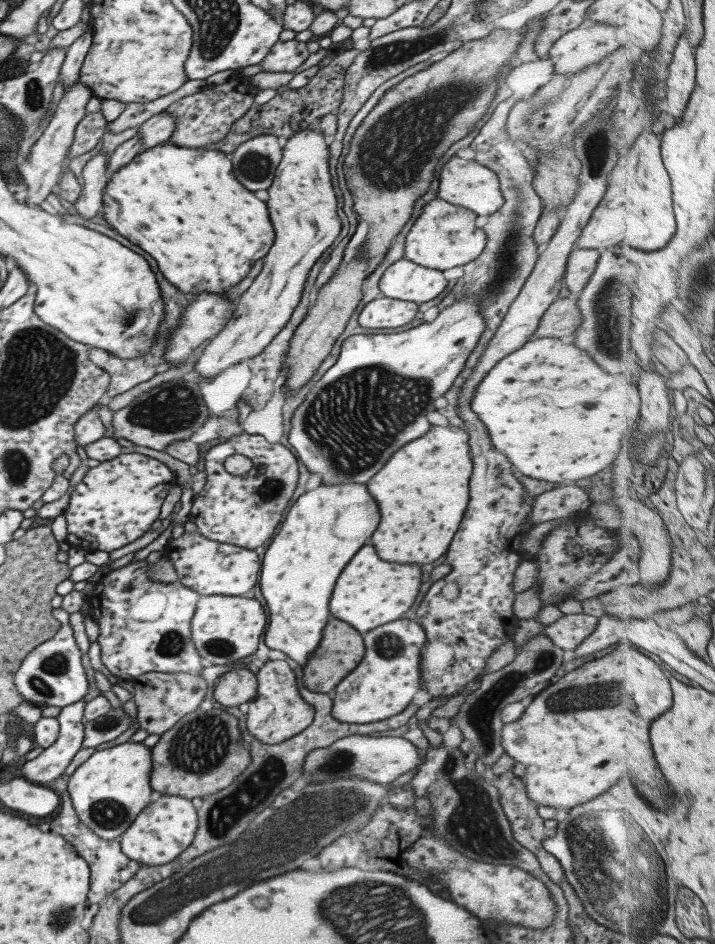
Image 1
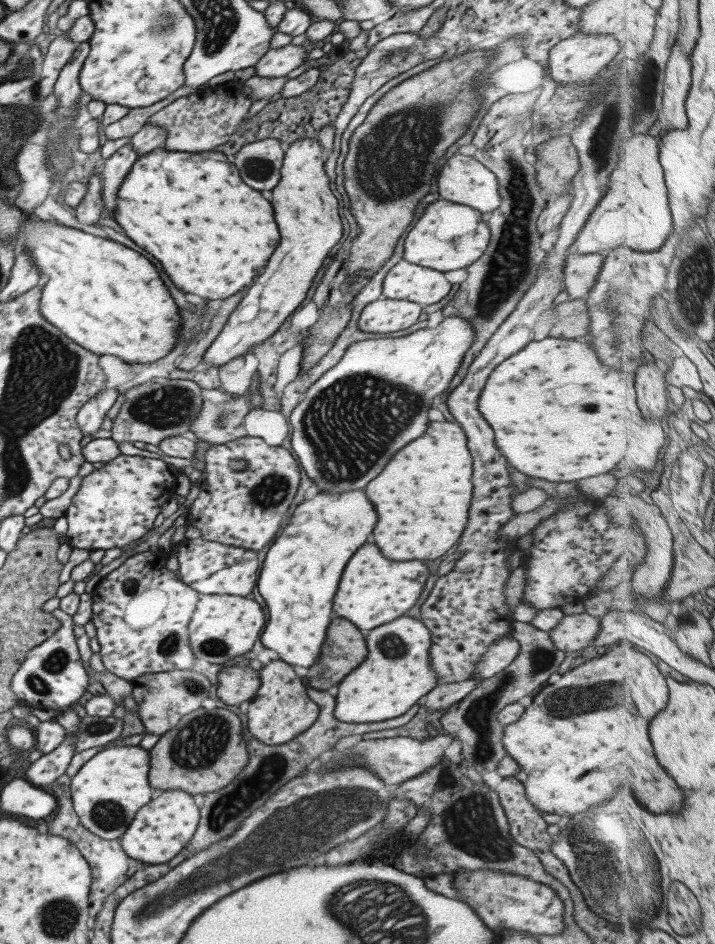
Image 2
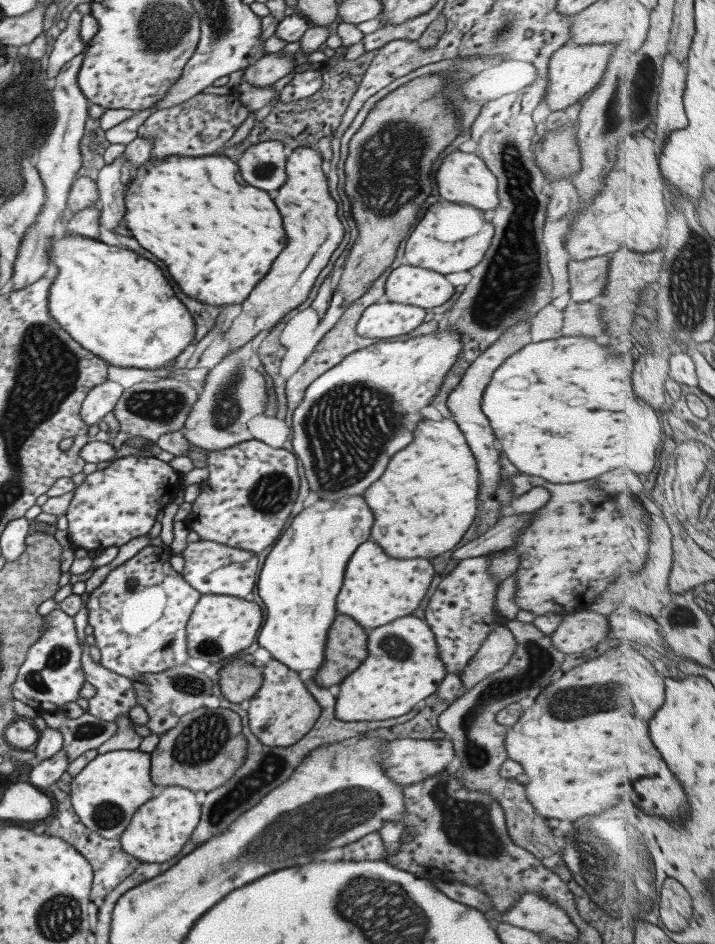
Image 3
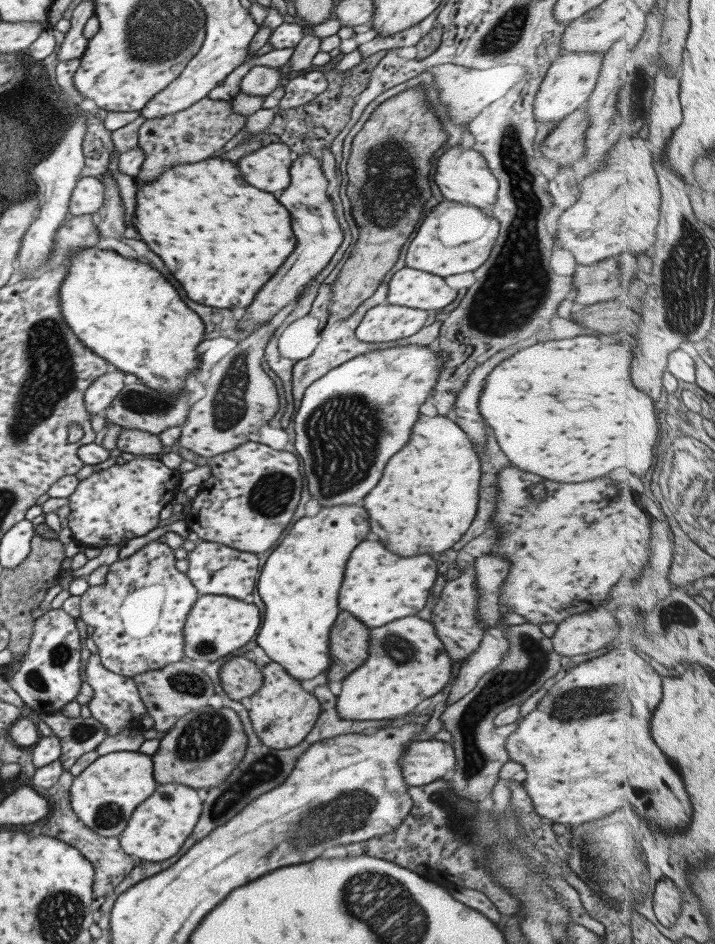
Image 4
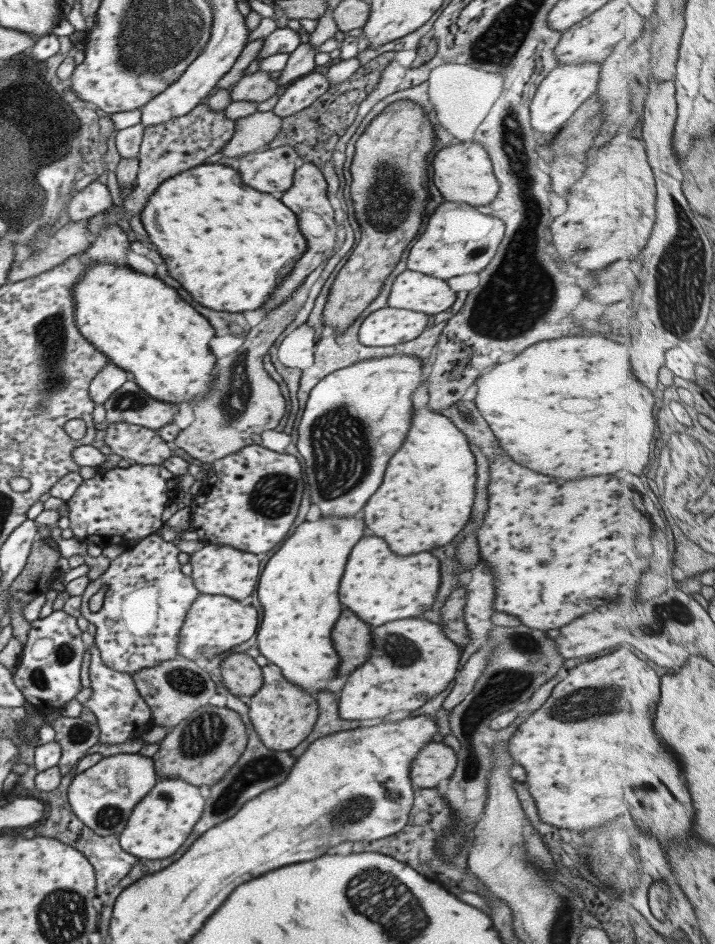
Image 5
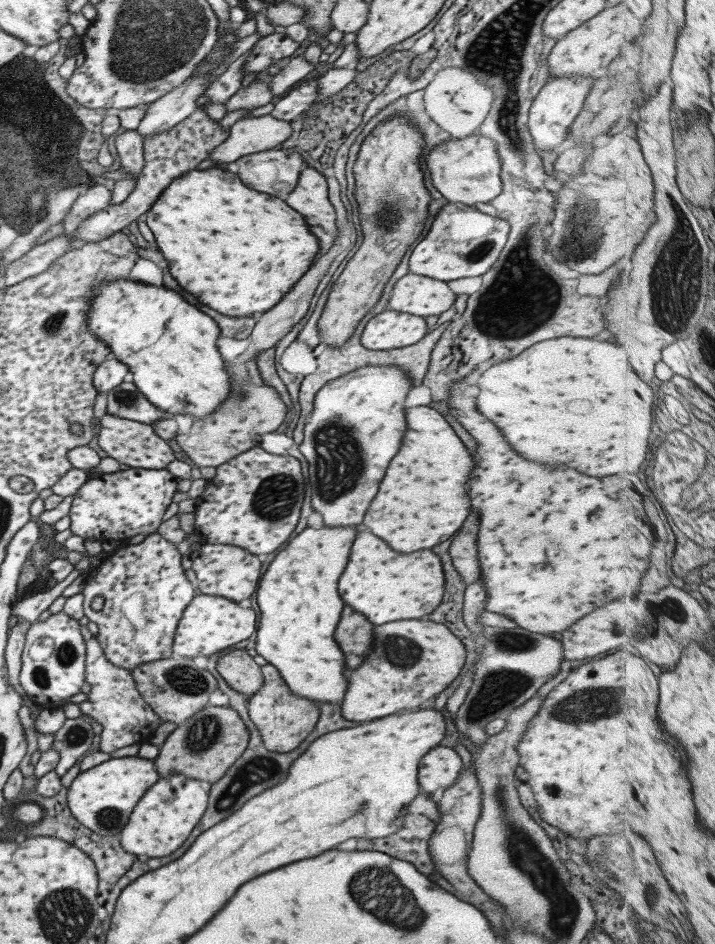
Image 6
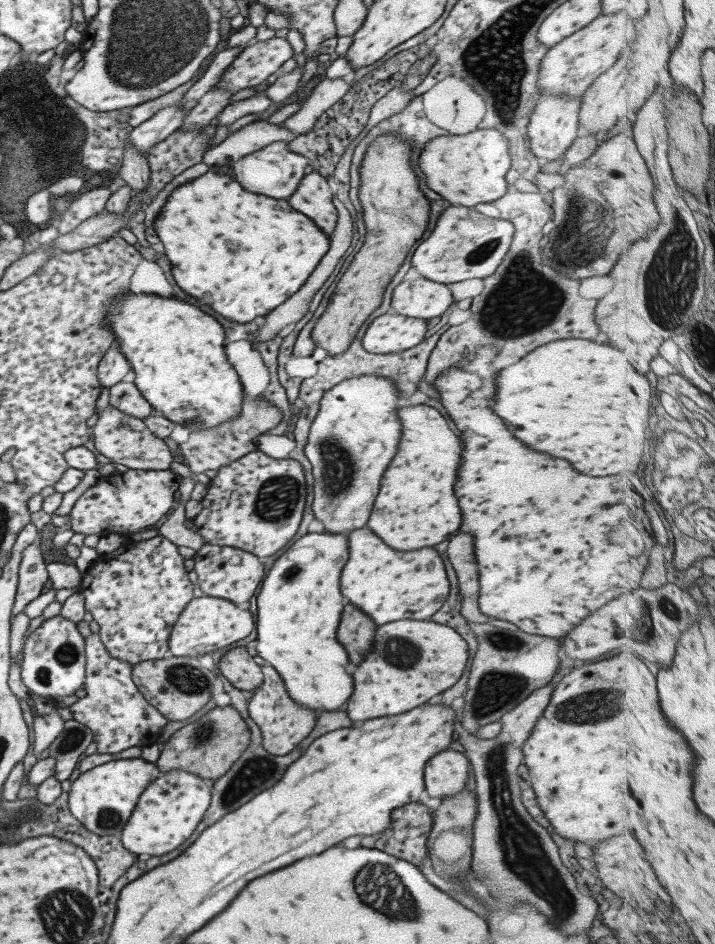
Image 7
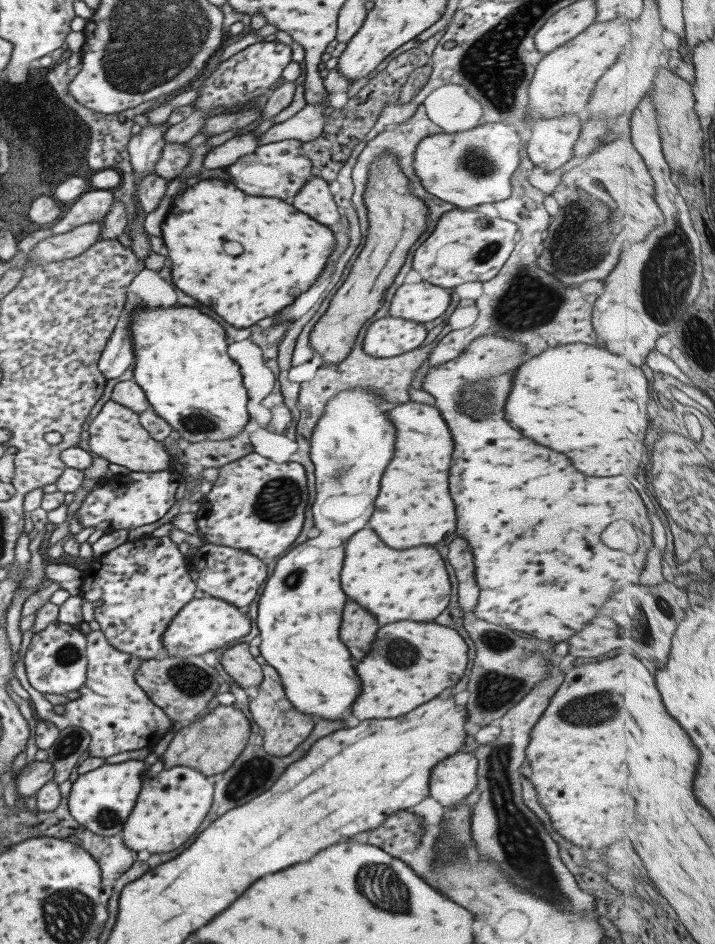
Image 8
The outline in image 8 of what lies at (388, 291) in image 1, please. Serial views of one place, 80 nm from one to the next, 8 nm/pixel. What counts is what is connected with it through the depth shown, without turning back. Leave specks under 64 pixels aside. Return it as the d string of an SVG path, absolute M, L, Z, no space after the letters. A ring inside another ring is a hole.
M428 282L403 283L393 291L388 314L409 322L432 321L442 316L450 301L450 292L446 288Z

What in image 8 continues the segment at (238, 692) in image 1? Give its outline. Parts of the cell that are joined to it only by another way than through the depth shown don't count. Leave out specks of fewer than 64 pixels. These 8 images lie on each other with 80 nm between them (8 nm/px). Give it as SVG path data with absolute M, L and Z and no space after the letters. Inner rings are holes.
M238 643L224 650L218 662L220 671L226 672L239 688L259 686L262 668L247 649L247 643Z

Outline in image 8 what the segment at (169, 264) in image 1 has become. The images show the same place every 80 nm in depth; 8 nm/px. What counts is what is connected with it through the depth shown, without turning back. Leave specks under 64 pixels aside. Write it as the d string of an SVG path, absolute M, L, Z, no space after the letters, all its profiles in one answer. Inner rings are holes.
M205 178L192 182L193 185L182 190L170 202L167 214L160 223L162 244L167 249L166 258L172 264L169 281L173 286L201 304L211 306L213 312L229 326L247 328L261 318L277 314L319 276L329 250L335 246L333 234L325 226L277 198L247 196L221 179ZM229 240L239 242L243 252L237 256L225 254L223 242Z

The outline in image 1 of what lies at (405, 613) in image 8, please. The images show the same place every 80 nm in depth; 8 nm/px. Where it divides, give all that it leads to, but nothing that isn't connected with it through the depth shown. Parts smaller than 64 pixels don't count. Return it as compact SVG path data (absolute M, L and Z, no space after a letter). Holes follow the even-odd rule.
M361 546L335 582L329 600L329 614L351 624L357 632L367 632L375 626L397 620L405 610L411 608L421 582L419 578L419 568L415 564L383 562L377 558L373 546Z

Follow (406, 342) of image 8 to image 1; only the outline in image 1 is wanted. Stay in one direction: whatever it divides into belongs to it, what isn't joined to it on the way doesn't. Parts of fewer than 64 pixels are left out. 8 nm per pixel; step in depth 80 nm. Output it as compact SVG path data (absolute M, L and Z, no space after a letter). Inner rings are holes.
M379 296L366 302L358 315L359 326L370 333L381 329L399 328L415 318L417 303Z

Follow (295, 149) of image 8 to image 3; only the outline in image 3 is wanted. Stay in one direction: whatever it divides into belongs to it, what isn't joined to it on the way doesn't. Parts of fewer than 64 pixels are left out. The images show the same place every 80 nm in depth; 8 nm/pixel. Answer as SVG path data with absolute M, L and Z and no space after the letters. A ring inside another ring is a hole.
M265 141L248 146L235 162L241 178L259 190L277 190L286 179L284 166L287 157L283 145L279 141Z

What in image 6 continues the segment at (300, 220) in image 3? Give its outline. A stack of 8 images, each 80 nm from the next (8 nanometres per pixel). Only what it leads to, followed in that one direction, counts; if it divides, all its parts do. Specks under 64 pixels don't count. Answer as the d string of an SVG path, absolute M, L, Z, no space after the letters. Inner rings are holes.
M302 168L293 190L286 194L285 204L305 218L309 232L319 242L315 260L323 256L337 235L336 212L328 199L328 188L323 173L313 168Z

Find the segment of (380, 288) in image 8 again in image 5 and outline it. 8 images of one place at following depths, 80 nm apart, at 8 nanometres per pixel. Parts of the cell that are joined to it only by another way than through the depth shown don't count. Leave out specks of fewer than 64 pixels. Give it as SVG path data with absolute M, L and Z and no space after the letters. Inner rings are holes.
M409 99L396 100L395 102L389 103L381 112L378 112L374 120L365 126L365 130L361 133L361 138L355 140L355 152L353 152L353 160L351 160L351 168L349 168L351 170L350 182L347 184L347 187L349 188L351 200L353 200L352 206L356 224L360 230L359 242L353 246L351 254L349 254L348 259L337 272L332 286L329 289L328 297L322 310L323 326L325 329L330 328L333 332L343 332L345 334L347 327L354 326L355 319L359 317L359 313L377 296L385 277L393 270L395 263L399 260L399 256L401 256L401 252L409 248L411 242L415 240L415 236L419 232L419 226L423 224L421 220L423 220L425 204L429 200L429 194L425 190L425 186L427 186L427 162L425 162L425 158L431 152L433 142L436 139L434 131L431 130L431 124L429 124L429 120L427 119L426 114L421 111L421 108L415 106Z

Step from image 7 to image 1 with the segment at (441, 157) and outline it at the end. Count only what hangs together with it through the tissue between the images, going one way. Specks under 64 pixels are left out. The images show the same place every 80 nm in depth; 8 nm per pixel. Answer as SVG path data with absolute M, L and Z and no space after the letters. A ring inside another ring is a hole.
M449 158L449 162L443 164L439 170L439 190L437 196L449 204L463 206L476 216L488 216L495 212L504 201L499 190L497 175L488 168L473 162L473 160L463 160L463 158Z

